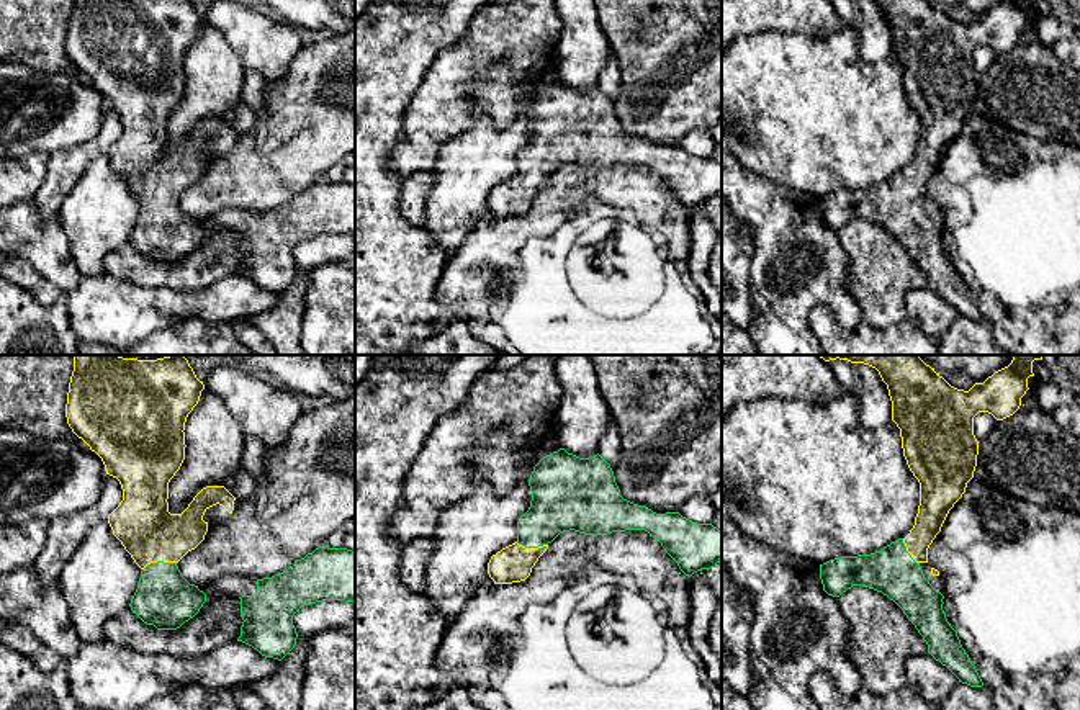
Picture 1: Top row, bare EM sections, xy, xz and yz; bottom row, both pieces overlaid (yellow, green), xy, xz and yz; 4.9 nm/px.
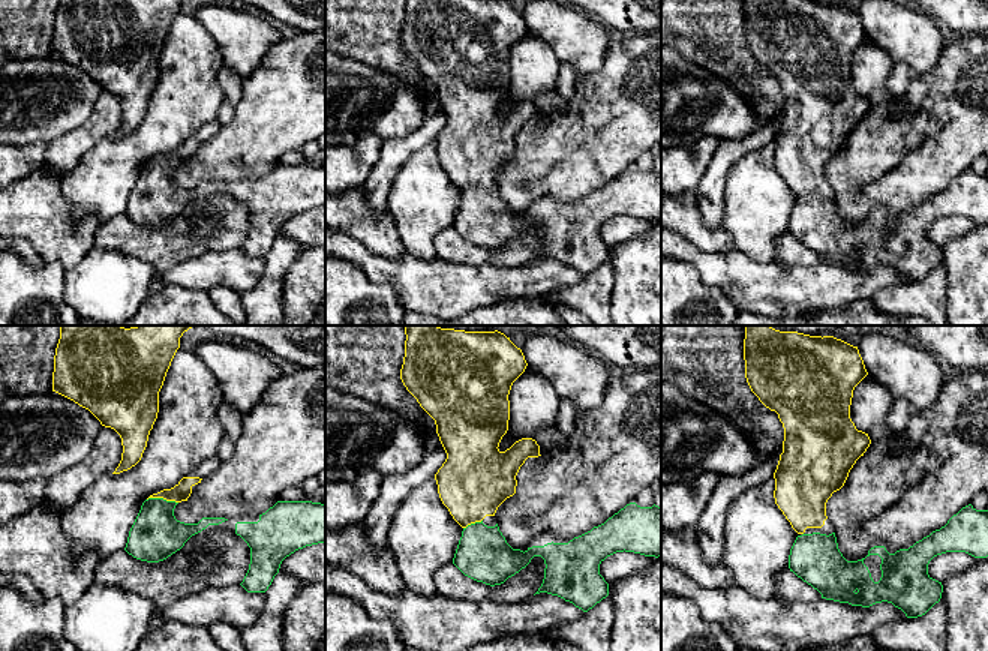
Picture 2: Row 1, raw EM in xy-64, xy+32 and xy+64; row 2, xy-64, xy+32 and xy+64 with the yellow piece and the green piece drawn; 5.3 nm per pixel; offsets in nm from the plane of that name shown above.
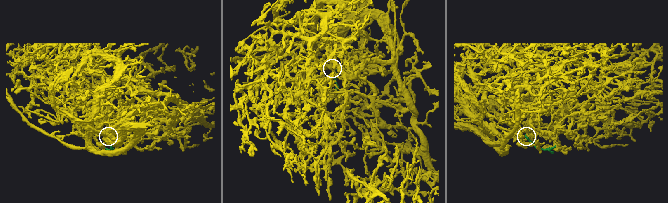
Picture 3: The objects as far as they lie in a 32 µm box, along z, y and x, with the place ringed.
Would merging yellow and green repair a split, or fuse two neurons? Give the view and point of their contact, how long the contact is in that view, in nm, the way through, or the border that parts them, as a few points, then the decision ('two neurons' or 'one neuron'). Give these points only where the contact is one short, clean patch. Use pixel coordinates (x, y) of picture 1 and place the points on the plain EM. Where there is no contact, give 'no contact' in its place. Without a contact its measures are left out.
meets yellow in xy at (159, 193); contact 170 nm long; runs through xy (143, 157), (156, 172), (159, 193), (164, 231); one neuron

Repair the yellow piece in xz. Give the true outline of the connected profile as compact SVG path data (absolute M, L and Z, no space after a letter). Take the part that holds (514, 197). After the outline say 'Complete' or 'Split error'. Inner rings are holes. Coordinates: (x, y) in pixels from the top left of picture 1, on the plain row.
M565 82L543 90L529 113L532 134L529 144L517 155L517 175L491 190L488 208L494 218L525 214L548 178L563 165L607 169L612 165L645 164L661 177L686 209L715 201L722 195L722 164L712 157L697 157L679 146L656 147L645 139L620 129L610 98L597 87L579 92Z. Split error

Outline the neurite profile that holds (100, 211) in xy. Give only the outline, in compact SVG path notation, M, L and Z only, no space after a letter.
M108 154L83 170L57 213L72 260L83 276L106 273L105 258L129 240L141 204Z

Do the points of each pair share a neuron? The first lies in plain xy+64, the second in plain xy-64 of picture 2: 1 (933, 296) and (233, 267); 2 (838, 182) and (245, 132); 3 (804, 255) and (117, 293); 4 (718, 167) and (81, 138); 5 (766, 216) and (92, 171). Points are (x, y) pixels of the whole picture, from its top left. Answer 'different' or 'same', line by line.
1: different
2: same
3: different
4: same
5: same

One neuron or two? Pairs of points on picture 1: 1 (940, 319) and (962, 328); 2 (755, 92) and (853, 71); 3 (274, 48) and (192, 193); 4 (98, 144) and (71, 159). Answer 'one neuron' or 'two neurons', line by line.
1: two neurons
2: one neuron
3: two neurons
4: one neuron

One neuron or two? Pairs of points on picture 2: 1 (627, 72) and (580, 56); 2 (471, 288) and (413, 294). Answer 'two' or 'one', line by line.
1: two
2: one

